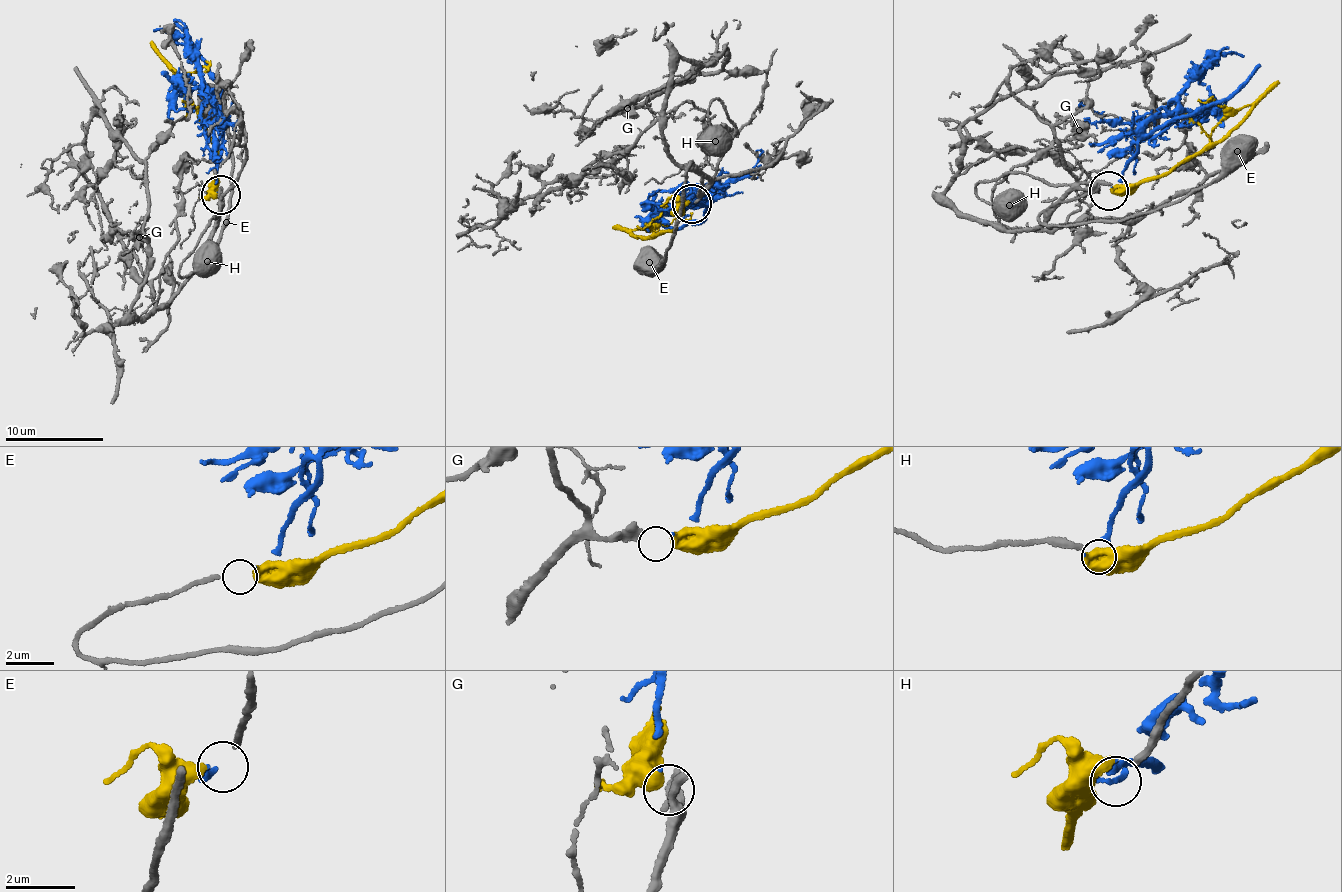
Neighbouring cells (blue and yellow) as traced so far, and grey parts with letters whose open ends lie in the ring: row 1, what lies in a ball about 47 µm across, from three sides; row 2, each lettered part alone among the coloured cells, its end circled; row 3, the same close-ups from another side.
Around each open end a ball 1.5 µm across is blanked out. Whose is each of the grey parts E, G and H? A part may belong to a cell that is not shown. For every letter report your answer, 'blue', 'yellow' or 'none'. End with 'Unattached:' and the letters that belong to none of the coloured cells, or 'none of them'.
E: blue
G: yellow
H: none
Unattached: H

